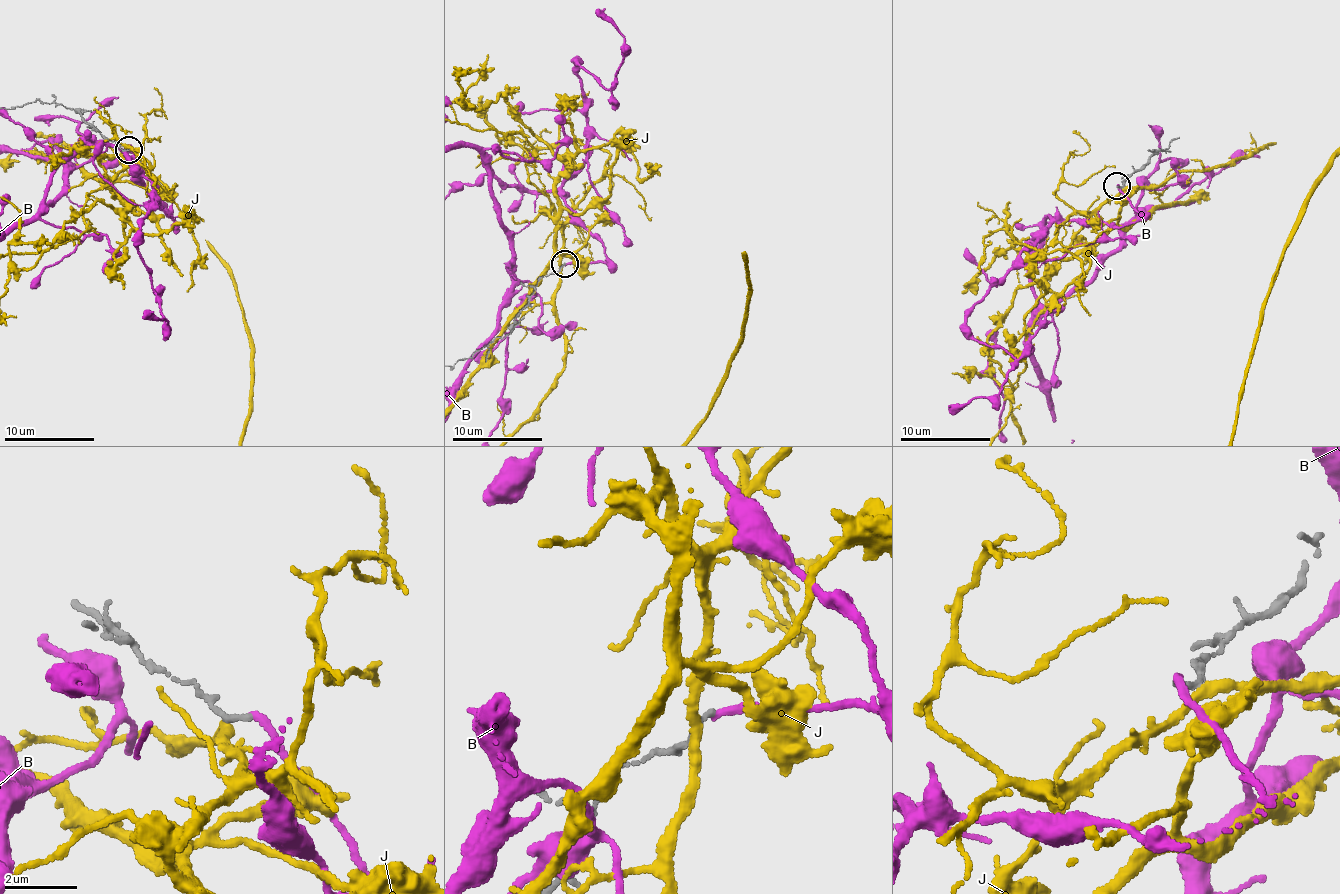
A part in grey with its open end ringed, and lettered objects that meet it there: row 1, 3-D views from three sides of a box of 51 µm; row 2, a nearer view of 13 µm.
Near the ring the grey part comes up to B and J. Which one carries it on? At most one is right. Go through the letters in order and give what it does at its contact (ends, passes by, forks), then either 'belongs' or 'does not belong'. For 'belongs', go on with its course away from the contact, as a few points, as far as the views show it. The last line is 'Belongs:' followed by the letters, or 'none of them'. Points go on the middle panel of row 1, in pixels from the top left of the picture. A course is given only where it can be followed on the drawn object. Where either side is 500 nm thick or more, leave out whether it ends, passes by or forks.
B: it ends; does not belong
J: it passes by; does not belong
Belongs: none of them

